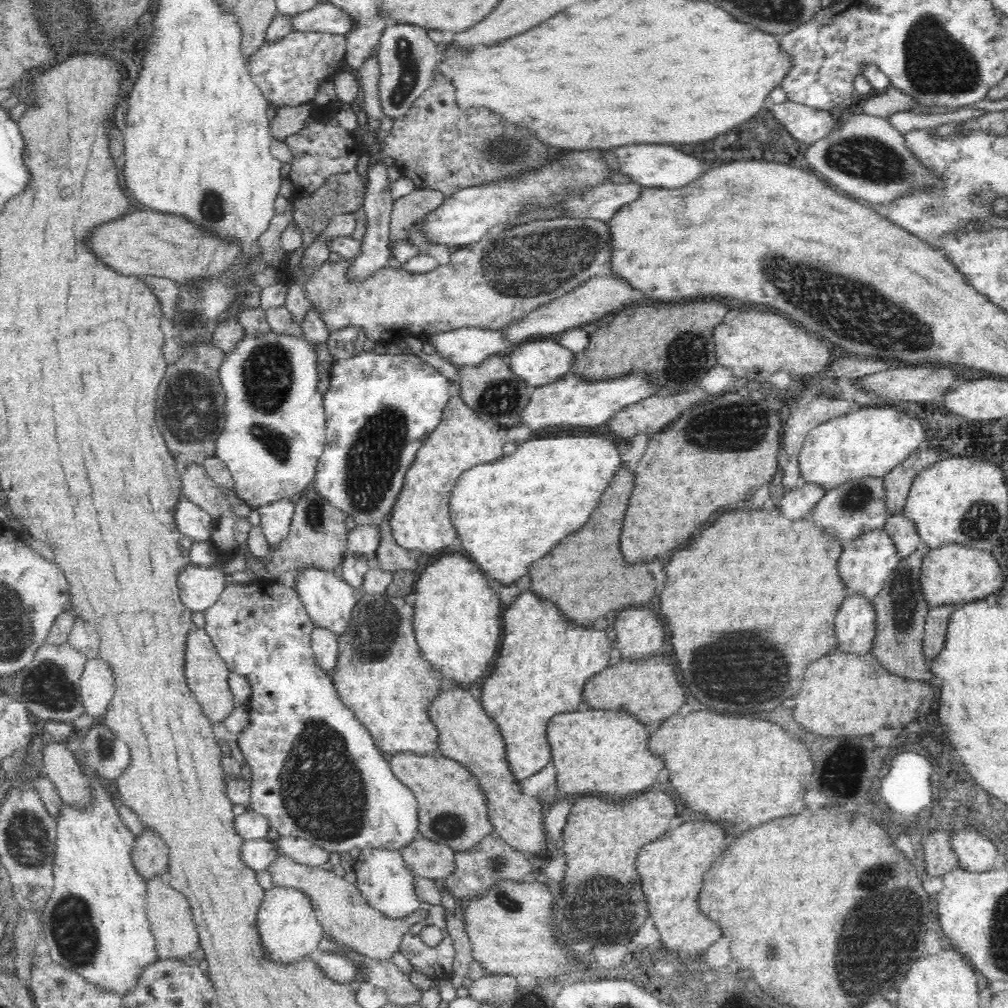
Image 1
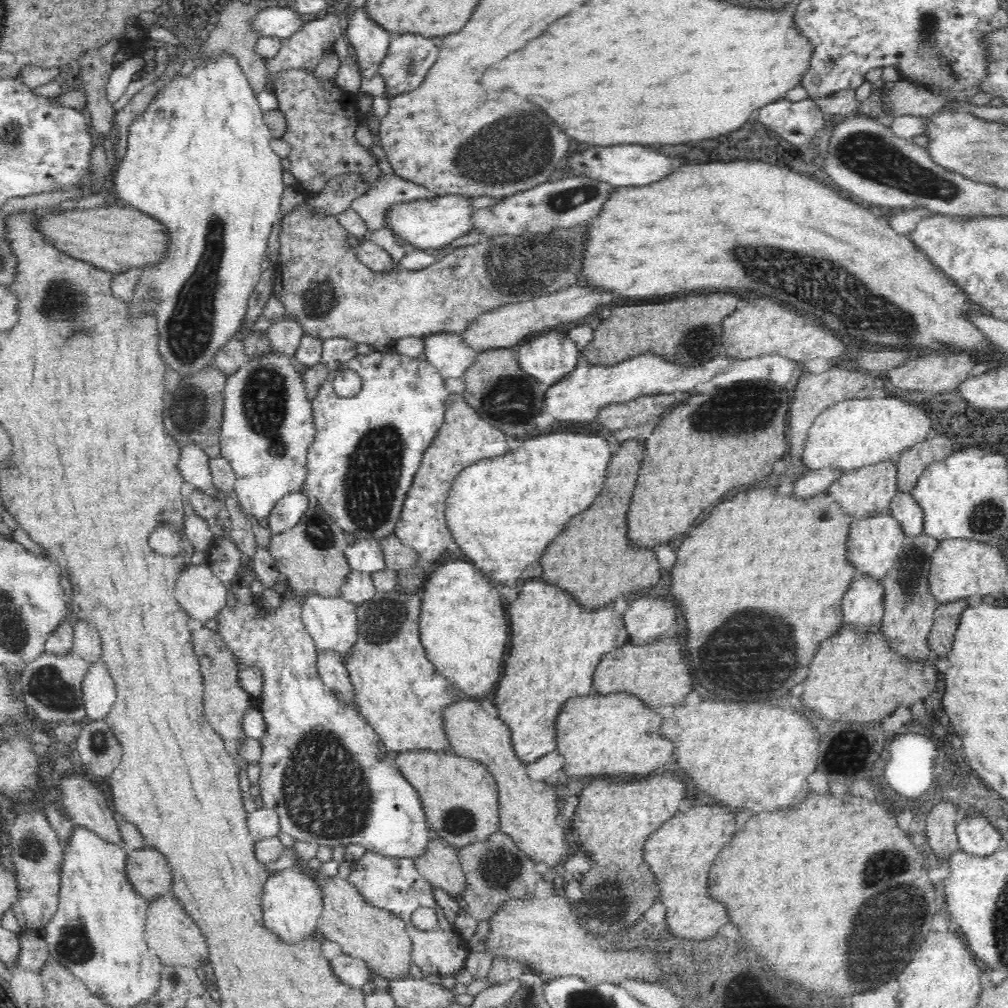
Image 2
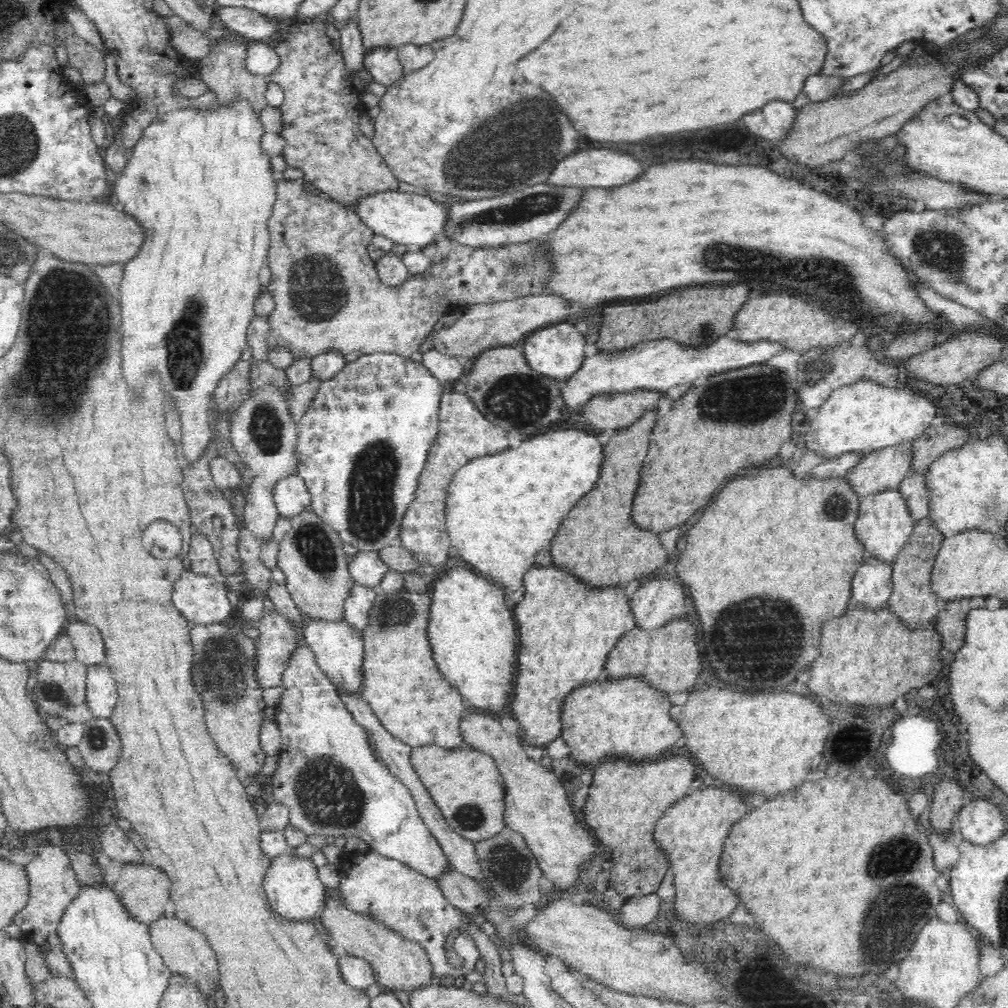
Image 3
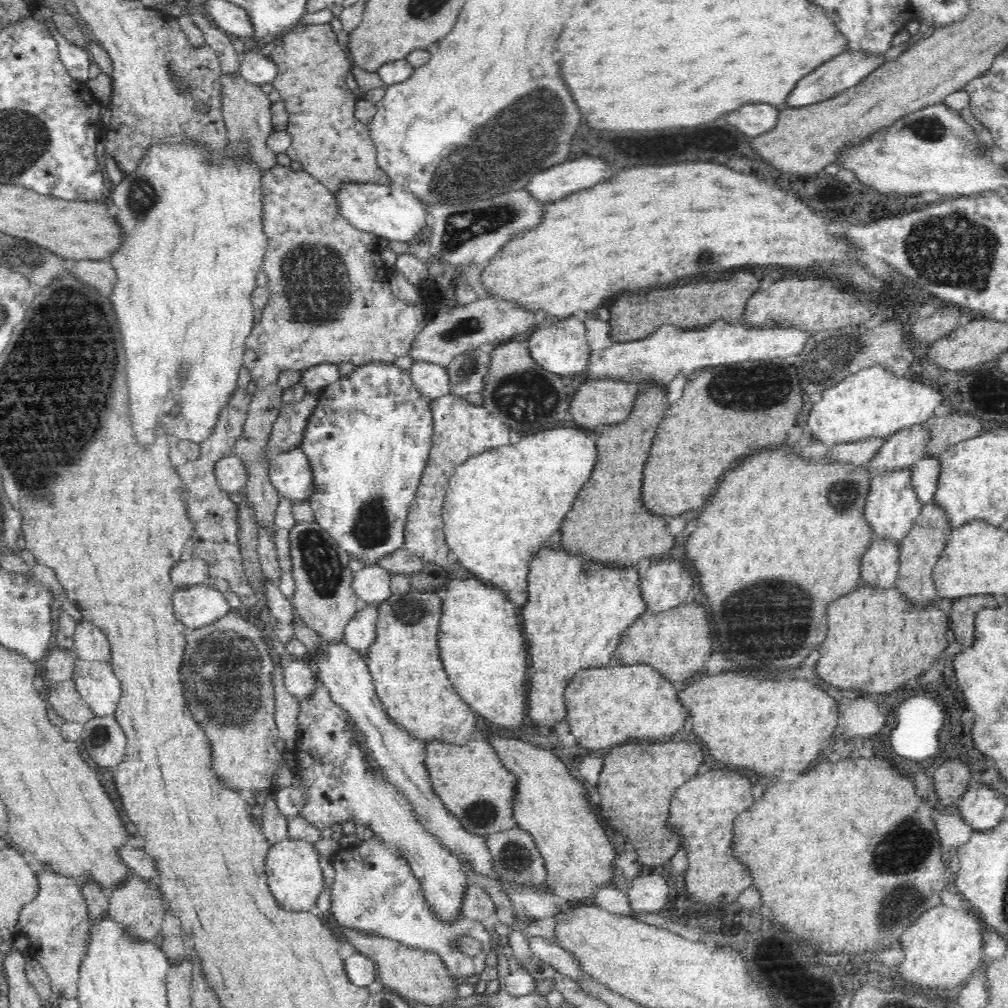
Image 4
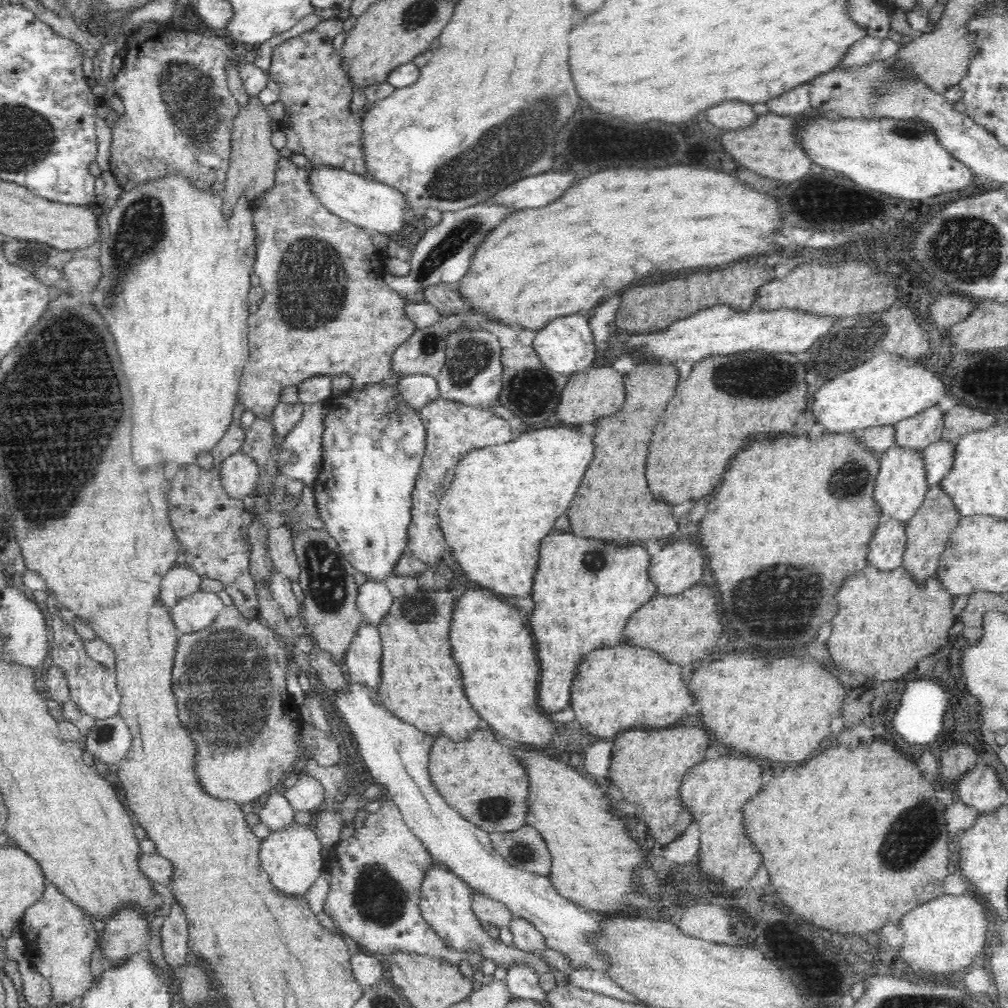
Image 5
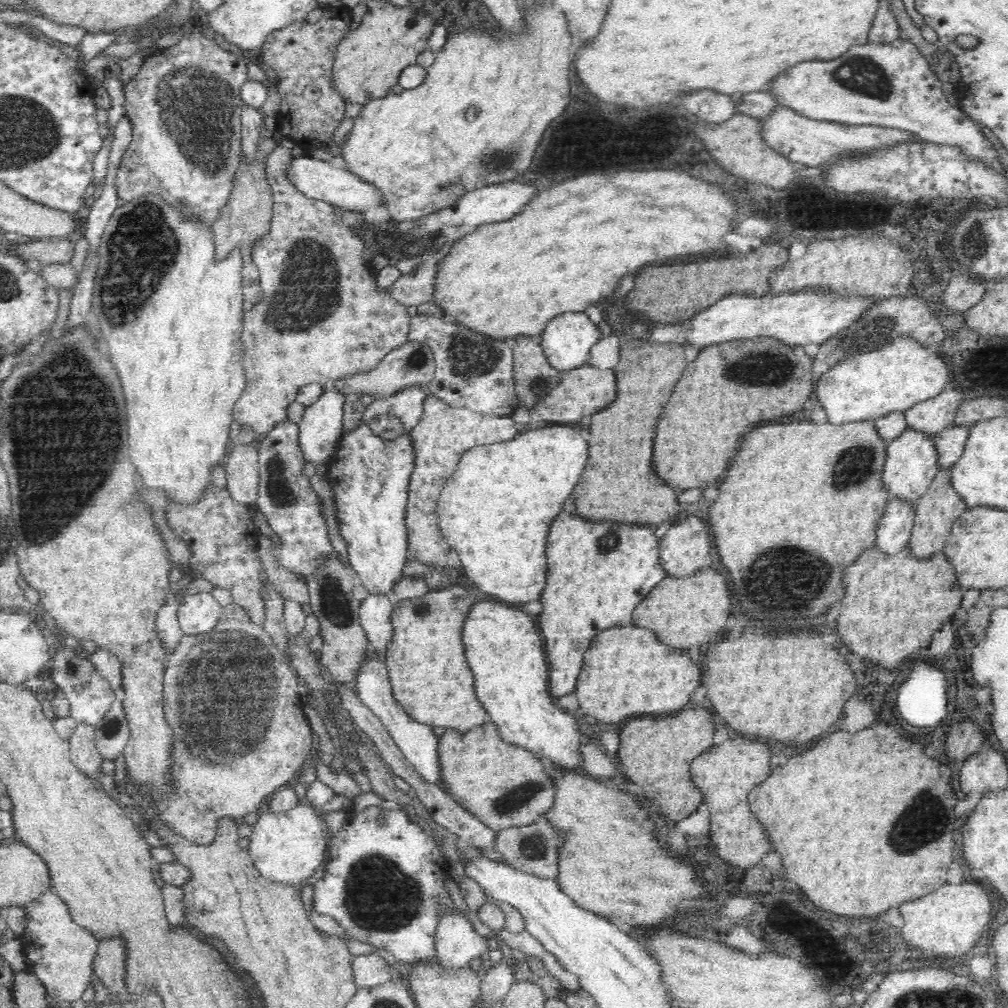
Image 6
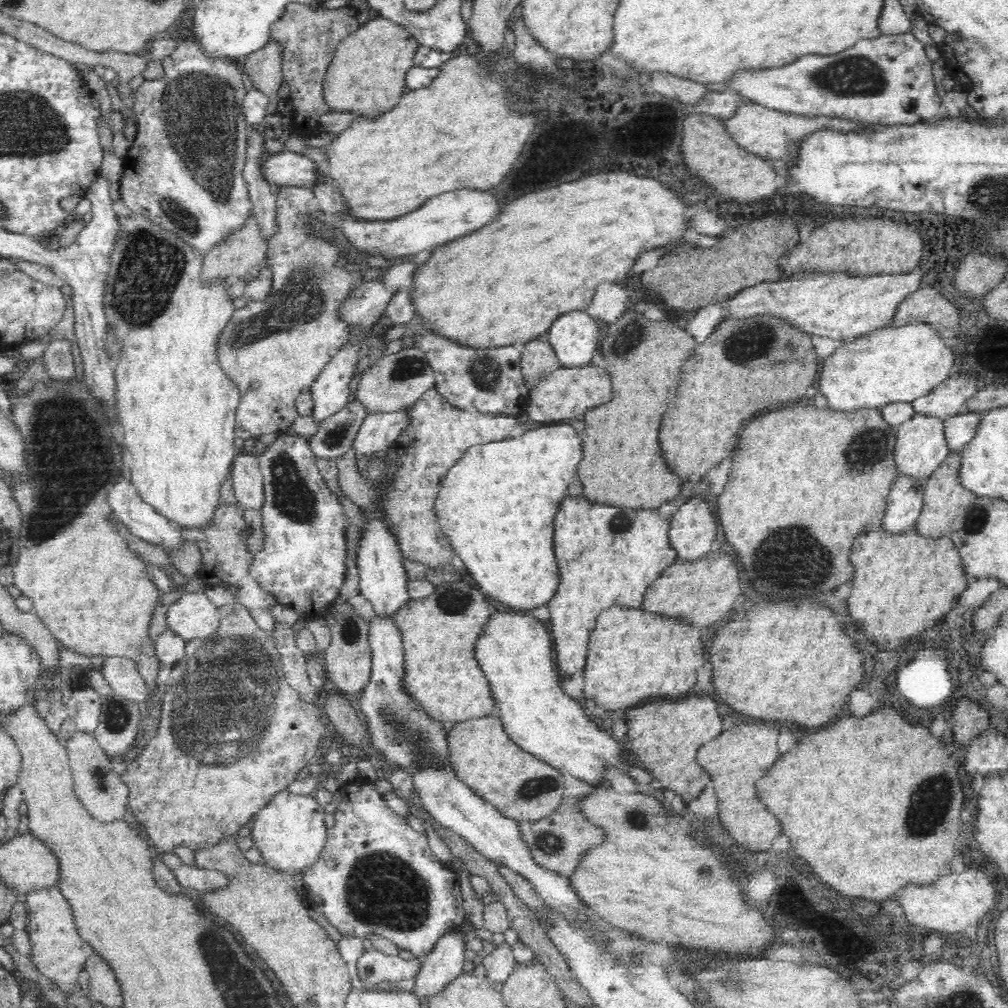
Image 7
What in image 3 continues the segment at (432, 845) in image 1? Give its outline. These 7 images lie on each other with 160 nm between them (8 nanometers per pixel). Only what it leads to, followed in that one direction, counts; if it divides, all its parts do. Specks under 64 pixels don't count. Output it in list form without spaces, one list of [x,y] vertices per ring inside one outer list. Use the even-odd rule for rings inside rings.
[[[453,867],[436,882],[440,885],[446,900],[463,913],[478,916],[490,910],[490,900],[481,886],[469,876],[454,870]]]

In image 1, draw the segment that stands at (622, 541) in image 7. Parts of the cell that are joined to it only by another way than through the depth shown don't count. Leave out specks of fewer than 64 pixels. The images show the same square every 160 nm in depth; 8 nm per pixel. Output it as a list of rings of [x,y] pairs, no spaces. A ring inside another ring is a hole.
[[[532,590],[522,592],[516,602],[512,602],[510,608],[504,612],[502,652],[496,660],[492,676],[485,679],[481,704],[488,716],[502,729],[510,767],[518,782],[536,774],[552,760],[552,748],[547,733],[550,720],[559,713],[583,708],[586,682],[594,674],[608,668],[612,650],[618,650],[612,628],[596,630],[578,626],[568,620],[568,616],[564,616],[564,612],[552,600],[540,598]]]

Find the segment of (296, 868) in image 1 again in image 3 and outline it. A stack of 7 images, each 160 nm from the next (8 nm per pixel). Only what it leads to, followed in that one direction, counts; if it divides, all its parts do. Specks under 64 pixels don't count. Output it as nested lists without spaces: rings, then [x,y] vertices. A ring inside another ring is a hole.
[[[338,892],[326,896],[325,907],[321,910],[319,918],[322,926],[330,932],[329,946],[343,946],[348,955],[368,960],[373,965],[377,983],[382,986],[388,986],[393,991],[406,990],[412,994],[434,984],[436,972],[428,951],[420,943],[404,939],[368,915],[348,911],[342,904]]]

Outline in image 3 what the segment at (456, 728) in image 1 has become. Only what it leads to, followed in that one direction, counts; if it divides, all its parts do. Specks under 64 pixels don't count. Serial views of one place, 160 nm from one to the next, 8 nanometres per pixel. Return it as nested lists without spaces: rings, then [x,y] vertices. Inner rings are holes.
[[[469,710],[460,724],[466,746],[484,752],[495,758],[506,785],[505,822],[507,828],[524,835],[538,866],[561,894],[572,894],[578,886],[580,874],[595,864],[594,858],[601,853],[601,847],[594,830],[578,818],[576,806],[568,798],[568,790],[560,778],[552,772],[549,763],[536,762],[526,756],[522,739],[506,733],[500,721],[482,712]]]

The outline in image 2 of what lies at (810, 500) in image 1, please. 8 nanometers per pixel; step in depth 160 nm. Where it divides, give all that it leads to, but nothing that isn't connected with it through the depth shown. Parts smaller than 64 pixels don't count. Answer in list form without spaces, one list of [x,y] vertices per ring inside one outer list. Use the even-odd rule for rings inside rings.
[[[836,467],[807,468],[803,476],[794,483],[792,495],[803,499],[826,492],[829,486],[843,474],[842,469]]]

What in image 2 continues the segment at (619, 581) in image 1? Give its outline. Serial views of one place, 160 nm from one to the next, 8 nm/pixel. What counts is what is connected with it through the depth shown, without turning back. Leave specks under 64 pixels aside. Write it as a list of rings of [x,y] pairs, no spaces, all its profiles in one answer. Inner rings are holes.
[[[630,438],[614,452],[602,492],[588,510],[570,518],[564,530],[550,542],[542,556],[544,578],[566,588],[580,604],[588,608],[606,606],[612,598],[632,592],[646,591],[660,580],[660,562],[652,548],[634,548],[628,540],[628,508],[636,476],[642,466],[646,442]]]

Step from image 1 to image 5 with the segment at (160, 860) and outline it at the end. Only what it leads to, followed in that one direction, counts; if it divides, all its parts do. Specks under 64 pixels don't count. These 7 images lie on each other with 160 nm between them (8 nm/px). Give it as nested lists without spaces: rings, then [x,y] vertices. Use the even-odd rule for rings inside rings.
[[[122,908],[103,928],[100,950],[105,968],[118,969],[136,953],[146,951],[150,923],[133,908]]]

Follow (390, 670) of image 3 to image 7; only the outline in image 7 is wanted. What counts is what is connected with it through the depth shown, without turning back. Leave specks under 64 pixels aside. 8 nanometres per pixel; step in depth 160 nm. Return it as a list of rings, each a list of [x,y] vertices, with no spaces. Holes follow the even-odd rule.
[[[456,575],[446,576],[426,598],[411,599],[394,616],[406,653],[405,685],[435,719],[462,722],[496,712],[496,698],[476,657],[476,644],[492,618],[488,597]]]

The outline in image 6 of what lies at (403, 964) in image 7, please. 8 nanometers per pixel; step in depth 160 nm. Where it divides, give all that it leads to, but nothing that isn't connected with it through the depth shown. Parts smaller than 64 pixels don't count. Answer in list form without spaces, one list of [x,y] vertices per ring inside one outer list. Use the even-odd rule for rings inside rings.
[[[378,953],[360,954],[353,958],[353,977],[359,987],[374,987],[396,979],[394,965]]]

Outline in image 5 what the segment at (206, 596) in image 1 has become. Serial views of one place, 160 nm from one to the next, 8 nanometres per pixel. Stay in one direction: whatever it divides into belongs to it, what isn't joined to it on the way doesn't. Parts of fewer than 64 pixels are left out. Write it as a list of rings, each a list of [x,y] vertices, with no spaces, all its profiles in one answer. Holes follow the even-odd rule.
[[[202,590],[178,600],[178,604],[170,611],[177,636],[187,635],[209,627],[224,604],[215,592]]]

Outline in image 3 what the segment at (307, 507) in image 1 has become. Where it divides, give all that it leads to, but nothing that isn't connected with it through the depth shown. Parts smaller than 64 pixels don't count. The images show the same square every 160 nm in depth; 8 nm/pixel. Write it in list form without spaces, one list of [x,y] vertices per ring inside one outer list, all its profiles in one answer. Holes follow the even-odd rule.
[[[304,510],[291,519],[292,528],[280,540],[277,558],[278,566],[285,574],[285,587],[306,617],[326,623],[342,622],[346,598],[355,584],[349,572],[344,543],[329,523],[320,520],[313,510]]]

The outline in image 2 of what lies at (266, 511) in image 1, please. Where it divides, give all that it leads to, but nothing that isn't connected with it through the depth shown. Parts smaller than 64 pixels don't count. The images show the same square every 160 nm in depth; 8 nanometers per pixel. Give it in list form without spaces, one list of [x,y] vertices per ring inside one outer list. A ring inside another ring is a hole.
[[[301,488],[285,494],[274,506],[268,518],[272,534],[294,527],[309,507],[310,496]]]

